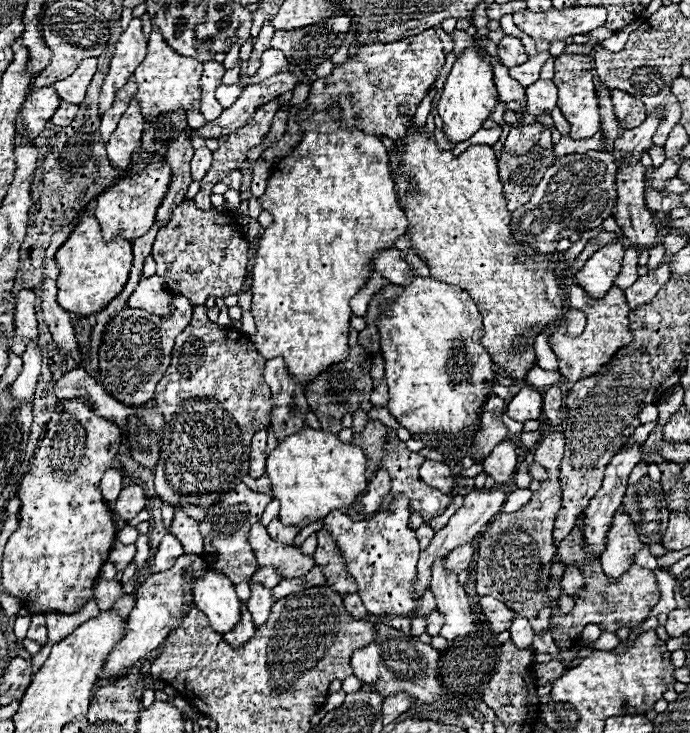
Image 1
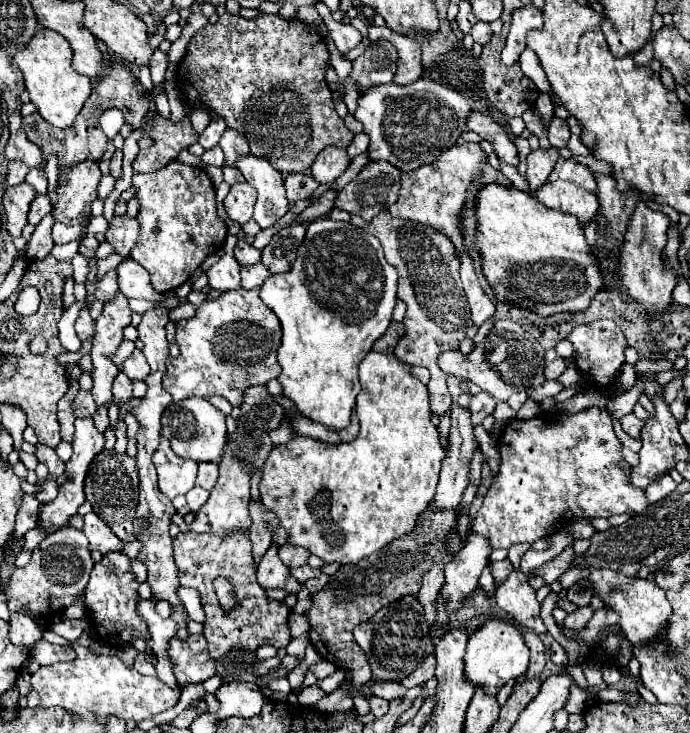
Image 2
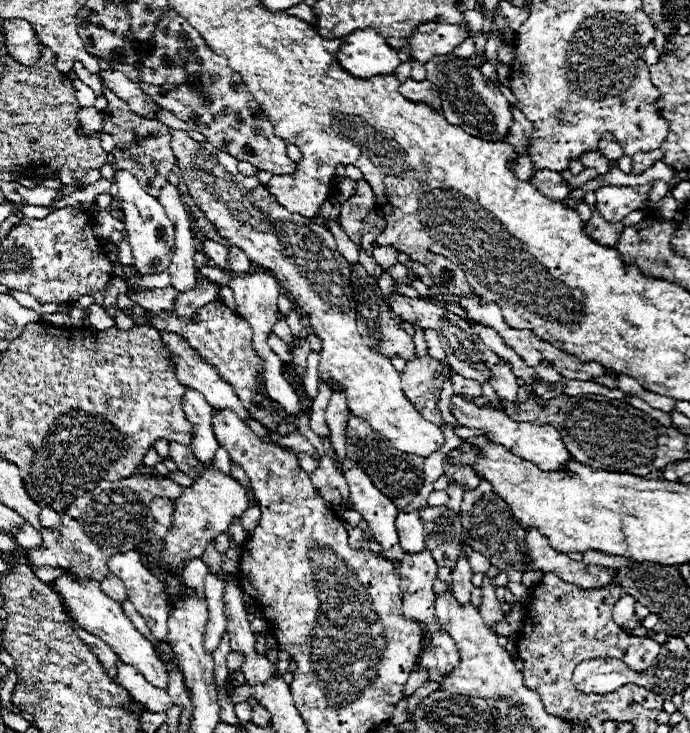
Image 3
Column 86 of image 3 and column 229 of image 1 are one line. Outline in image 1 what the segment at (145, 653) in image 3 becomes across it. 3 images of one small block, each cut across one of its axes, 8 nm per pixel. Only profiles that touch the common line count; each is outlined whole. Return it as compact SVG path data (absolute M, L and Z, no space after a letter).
M206 570L202 580L194 582L194 604L208 616L212 630L218 634L230 632L242 616L242 602L236 596L234 584L216 570Z

